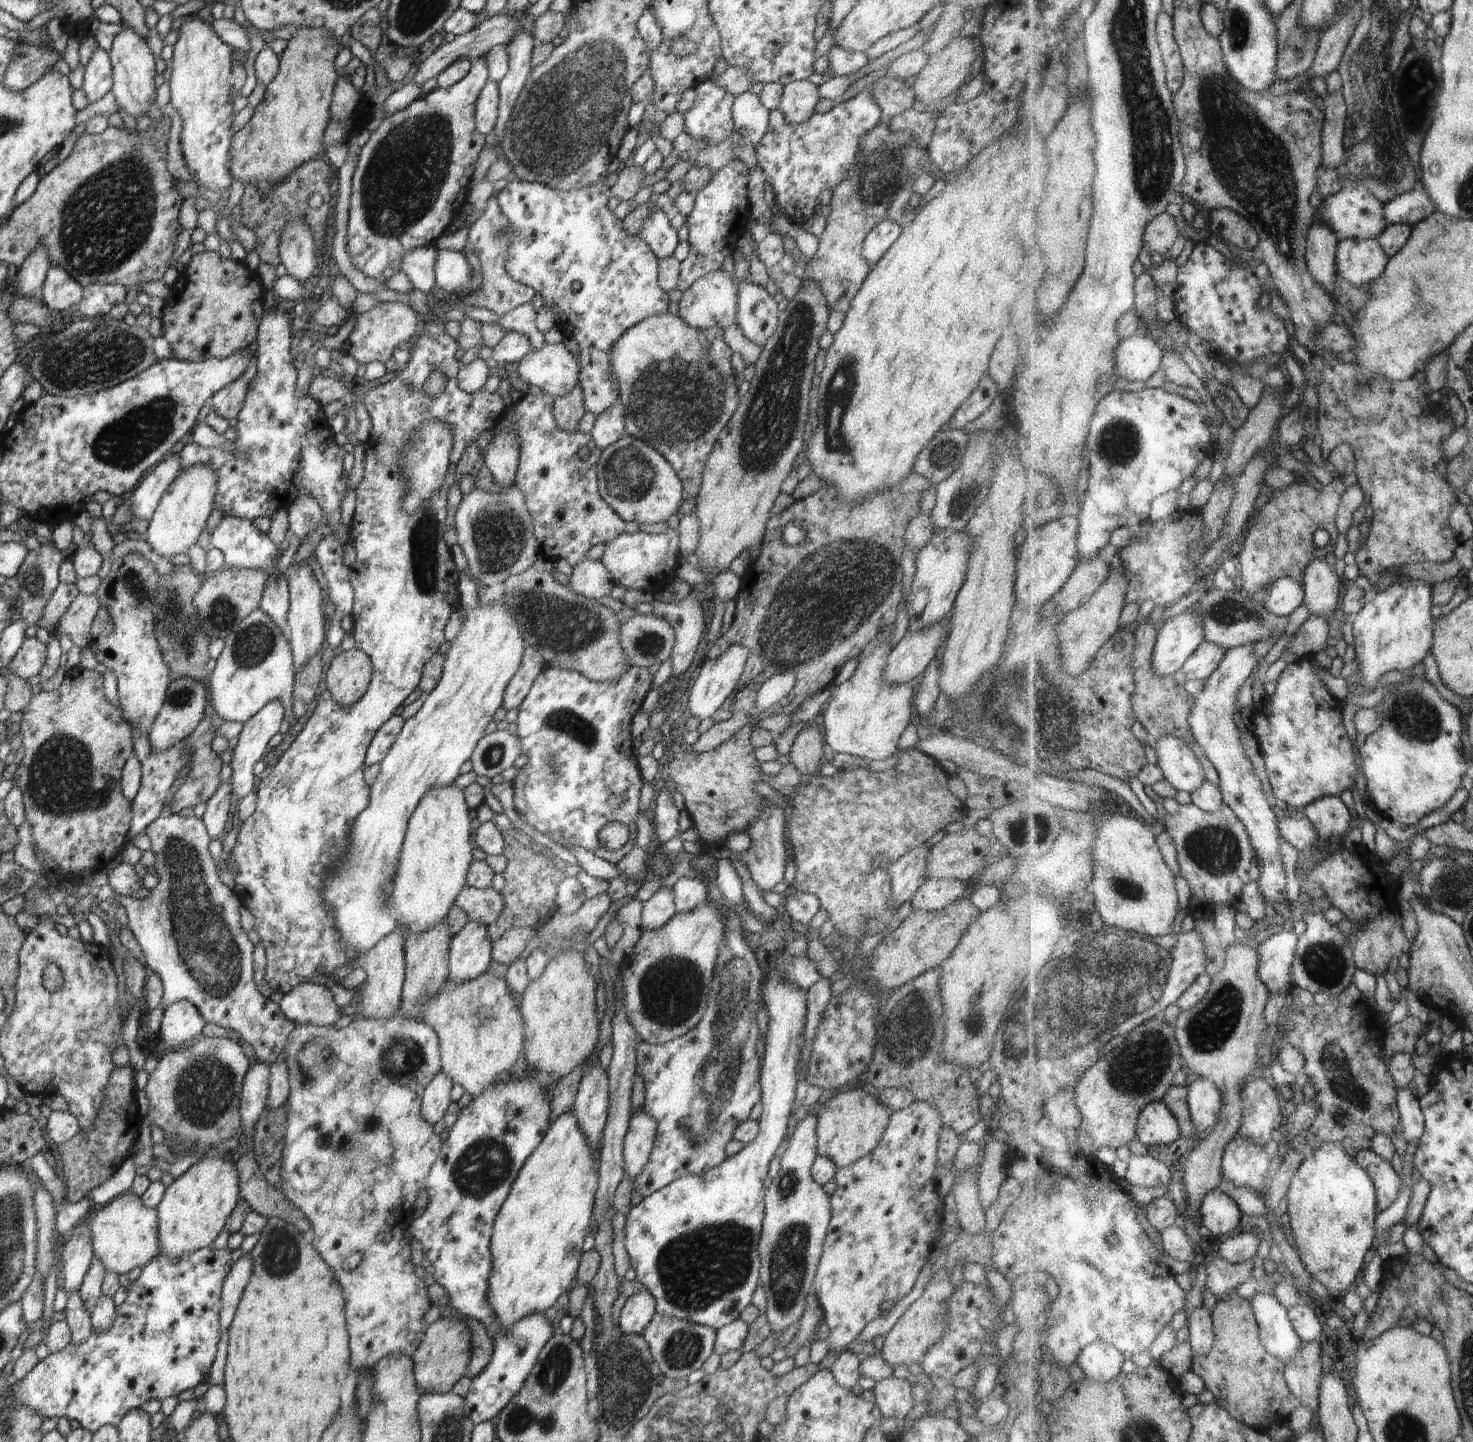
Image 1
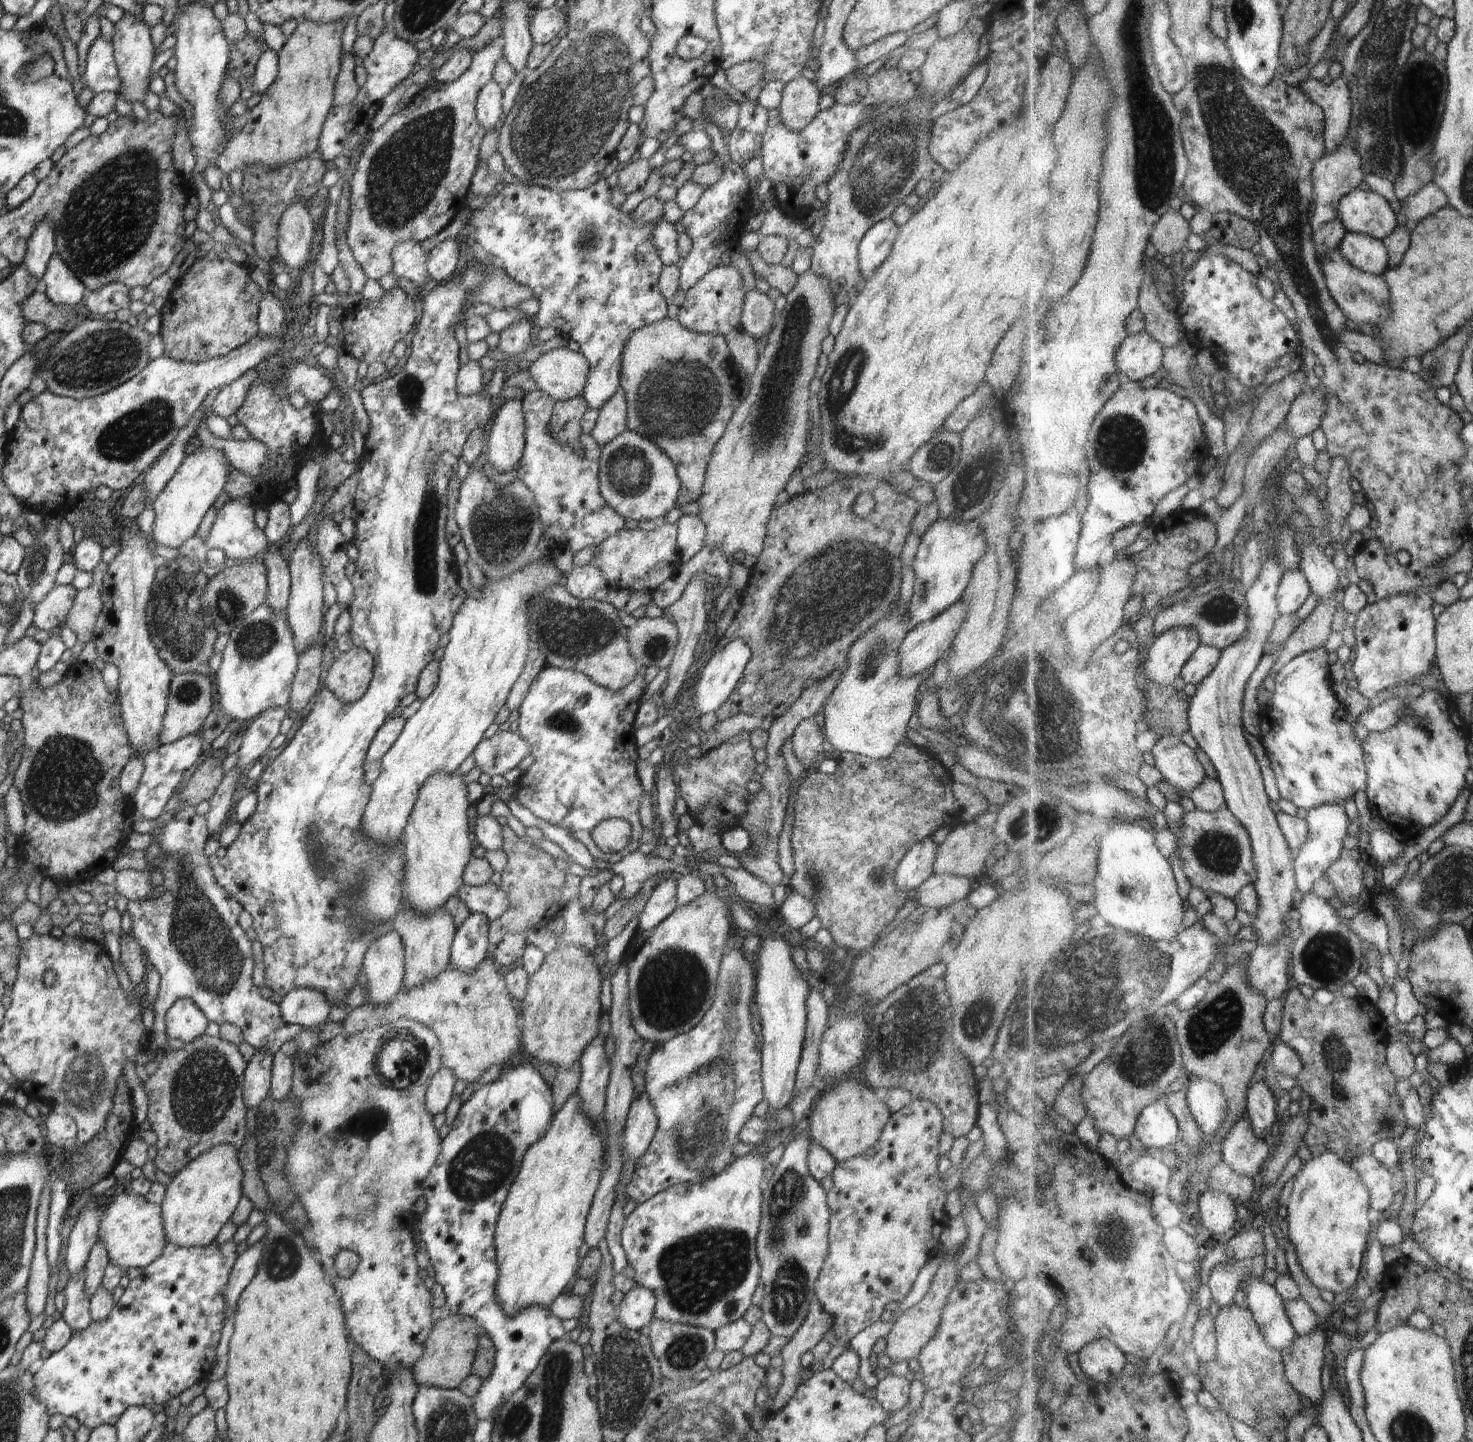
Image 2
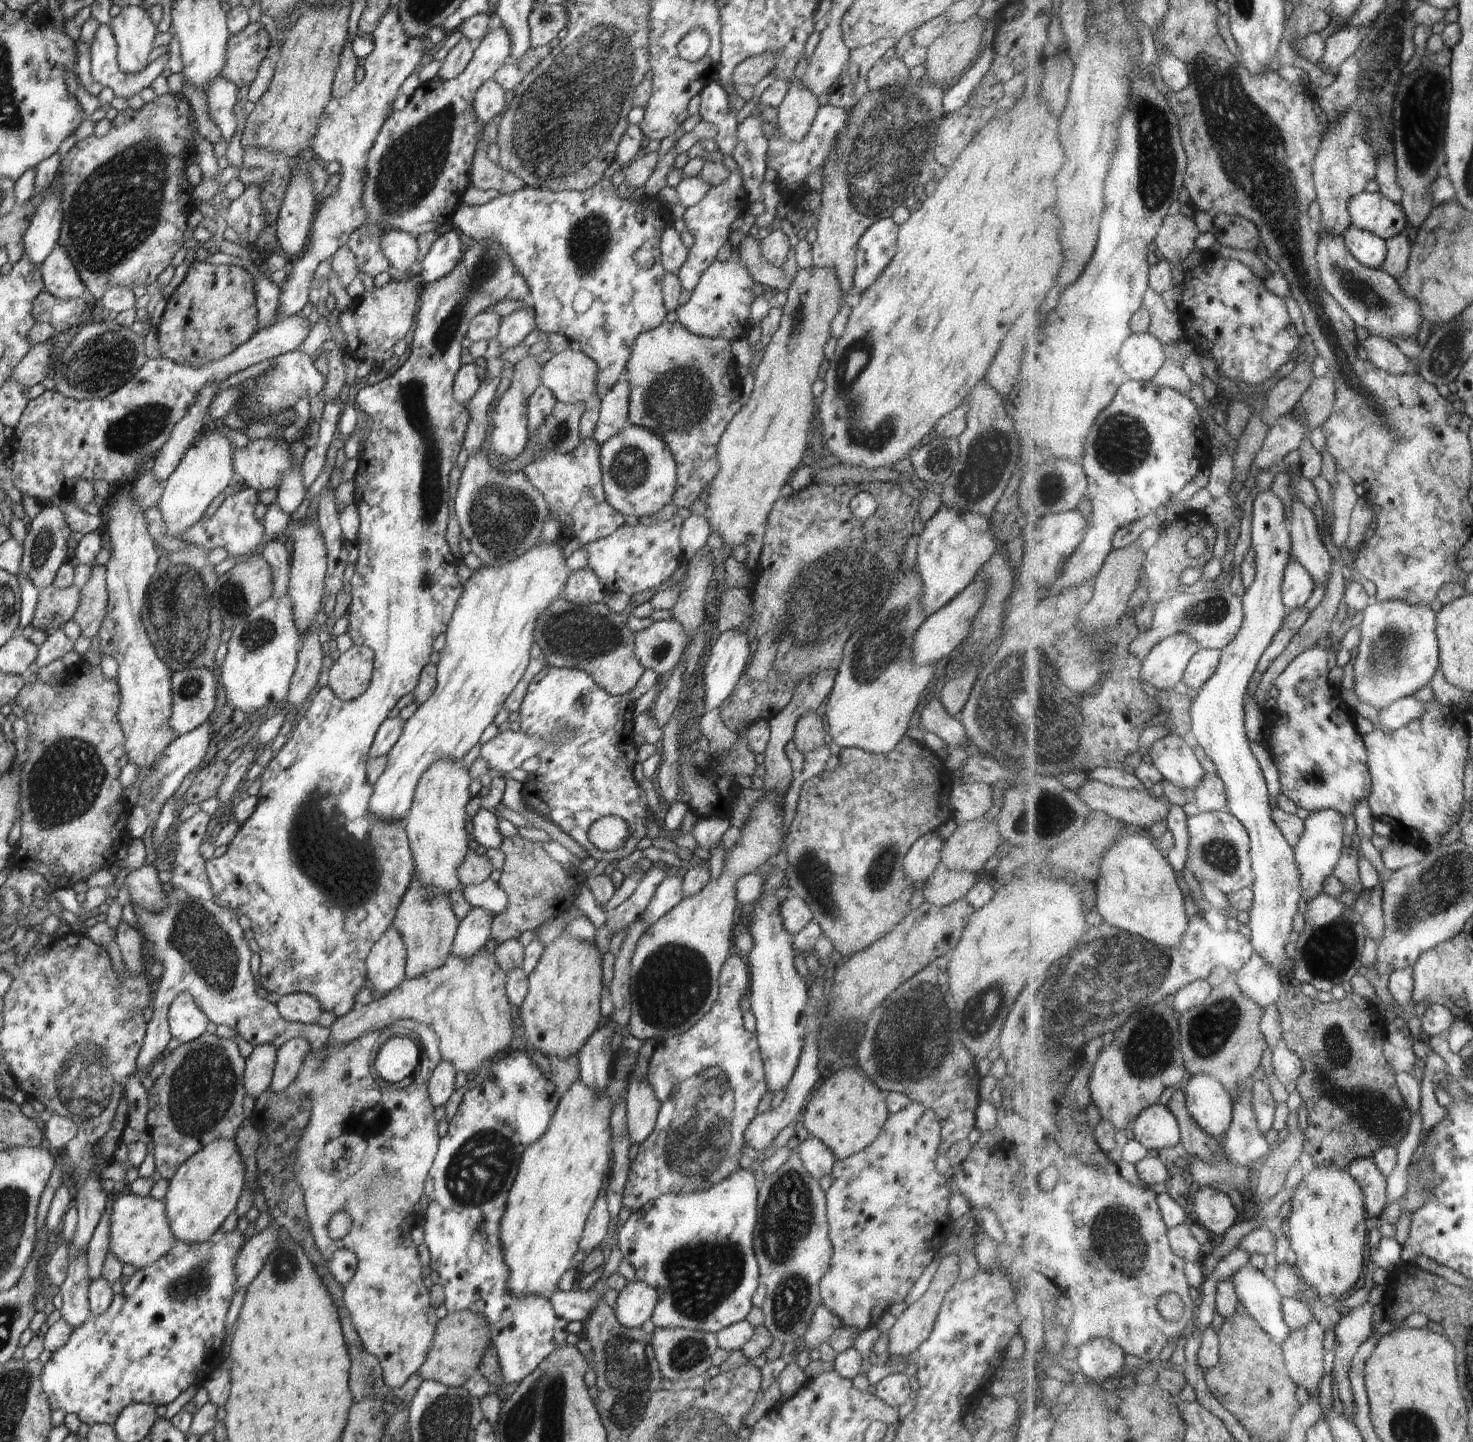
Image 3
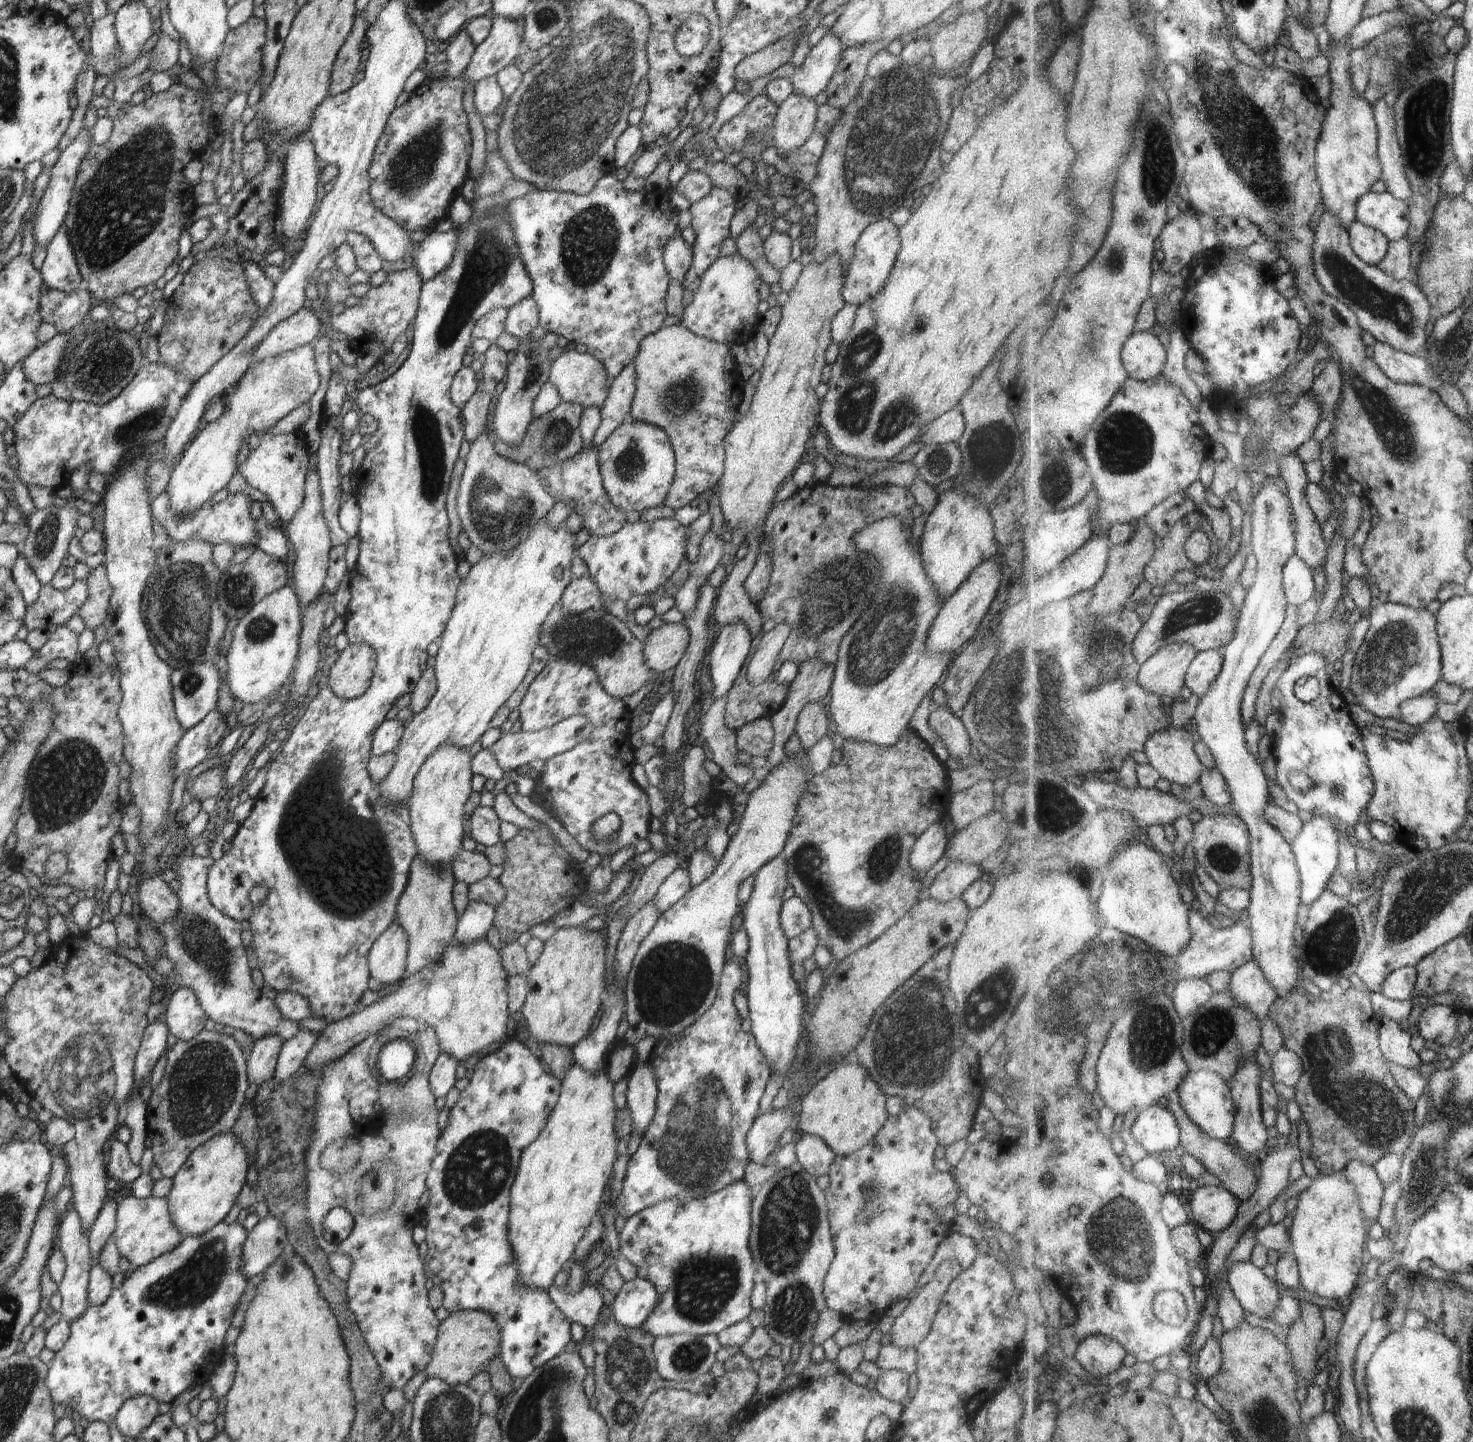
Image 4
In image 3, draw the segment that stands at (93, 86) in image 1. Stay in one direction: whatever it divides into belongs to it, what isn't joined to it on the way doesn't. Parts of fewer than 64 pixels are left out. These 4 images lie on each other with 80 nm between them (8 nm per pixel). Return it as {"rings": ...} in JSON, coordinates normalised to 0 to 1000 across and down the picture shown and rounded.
{"rings":[[[69,17],[64,24],[62,31],[62,51],[64,57],[69,58],[70,61],[77,62],[78,67],[86,69],[94,65],[111,50],[114,39],[109,39],[98,49],[86,51],[81,49],[79,42],[79,29],[76,20],[73,17]]]}

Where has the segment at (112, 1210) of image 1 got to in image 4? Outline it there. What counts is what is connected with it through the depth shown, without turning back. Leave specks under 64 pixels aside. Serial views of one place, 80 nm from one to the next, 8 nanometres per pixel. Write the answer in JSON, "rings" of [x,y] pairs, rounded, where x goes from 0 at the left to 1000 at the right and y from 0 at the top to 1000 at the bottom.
{"rings":[[[89,828],[80,831],[79,847],[76,859],[82,871],[86,872],[90,879],[96,879],[119,866],[125,857],[117,847],[113,830],[102,829],[94,831]]]}

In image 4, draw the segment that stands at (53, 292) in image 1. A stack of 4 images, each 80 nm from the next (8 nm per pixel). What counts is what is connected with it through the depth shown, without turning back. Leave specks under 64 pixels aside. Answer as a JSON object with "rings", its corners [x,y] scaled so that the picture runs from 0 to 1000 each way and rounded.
{"rings":[[[43,155],[32,171],[27,190],[30,197],[35,200],[47,203],[58,200]]]}

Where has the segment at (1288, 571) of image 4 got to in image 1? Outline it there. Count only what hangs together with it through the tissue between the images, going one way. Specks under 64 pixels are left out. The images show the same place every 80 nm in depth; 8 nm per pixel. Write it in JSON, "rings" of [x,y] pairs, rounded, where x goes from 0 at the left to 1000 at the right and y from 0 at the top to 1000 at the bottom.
{"rings":[[[877,399],[869,401],[862,409],[859,422],[865,424],[869,428],[874,428],[876,426],[878,426],[881,422],[885,421],[886,414],[886,405],[881,404]]]}

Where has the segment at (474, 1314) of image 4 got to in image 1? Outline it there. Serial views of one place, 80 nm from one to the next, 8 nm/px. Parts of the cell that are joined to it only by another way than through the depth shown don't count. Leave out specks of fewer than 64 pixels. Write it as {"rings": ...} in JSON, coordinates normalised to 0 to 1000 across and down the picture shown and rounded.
{"rings":[[[299,913],[291,919],[287,930],[280,940],[280,952],[285,965],[305,966],[315,954],[320,942],[320,936],[320,924],[314,915]]]}

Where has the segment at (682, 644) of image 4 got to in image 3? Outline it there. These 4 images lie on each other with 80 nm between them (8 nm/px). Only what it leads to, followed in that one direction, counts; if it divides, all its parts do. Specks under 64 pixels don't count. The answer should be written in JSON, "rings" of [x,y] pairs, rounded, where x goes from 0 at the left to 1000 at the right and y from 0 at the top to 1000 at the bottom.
{"rings":[[[444,431],[439,436],[430,438],[431,454],[438,464],[444,465],[447,469],[455,466],[461,460],[468,446],[467,439],[460,431]]]}

